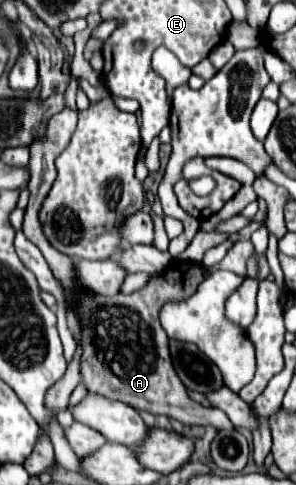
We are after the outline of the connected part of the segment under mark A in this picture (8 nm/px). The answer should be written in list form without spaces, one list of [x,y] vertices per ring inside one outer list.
[[[61,111],[53,115],[45,125],[45,135],[37,137],[31,143],[31,181],[29,181],[29,205],[25,209],[23,219],[23,233],[25,237],[39,247],[43,253],[49,269],[53,271],[53,277],[61,283],[67,311],[75,311],[81,325],[81,381],[89,393],[103,395],[107,399],[123,401],[139,411],[149,411],[153,415],[167,415],[171,419],[177,419],[181,423],[189,425],[213,425],[215,429],[233,427],[229,417],[217,409],[217,407],[203,407],[189,399],[185,385],[173,371],[171,355],[169,355],[169,337],[165,329],[159,323],[159,311],[165,303],[177,303],[193,295],[197,285],[209,271],[215,271],[215,267],[205,269],[199,263],[183,263],[173,261],[165,271],[163,277],[153,279],[143,289],[139,289],[133,295],[95,295],[87,291],[81,283],[77,283],[77,271],[75,261],[57,249],[51,247],[47,241],[39,211],[45,201],[45,195],[49,193],[53,181],[55,181],[55,157],[67,147],[69,135],[73,135],[73,127],[77,125],[77,113],[73,111]]]

